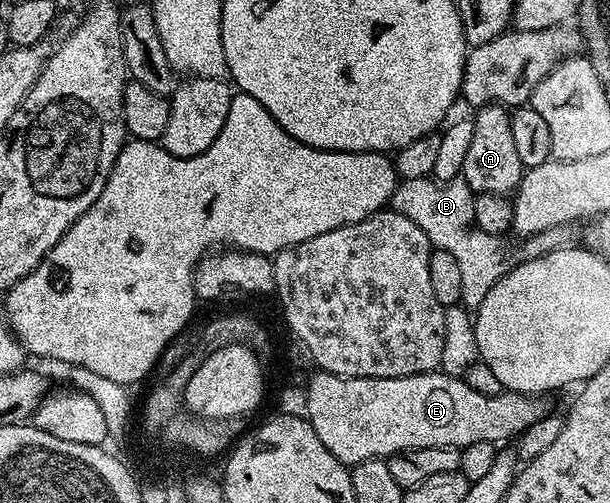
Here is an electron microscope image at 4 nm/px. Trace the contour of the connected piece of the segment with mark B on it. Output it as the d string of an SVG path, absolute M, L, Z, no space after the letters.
M433 177L407 178L399 183L389 201L389 205L396 212L420 224L424 236L432 239L437 249L446 250L456 256L456 264L460 268L461 305L467 308L484 304L484 296L488 296L492 284L499 282L515 266L516 258L518 262L527 262L530 258L539 258L559 249L567 241L567 231L557 226L530 238L521 239L517 243L518 256L514 258L505 237L489 234L474 225L474 195L467 182L461 180L440 182Z

